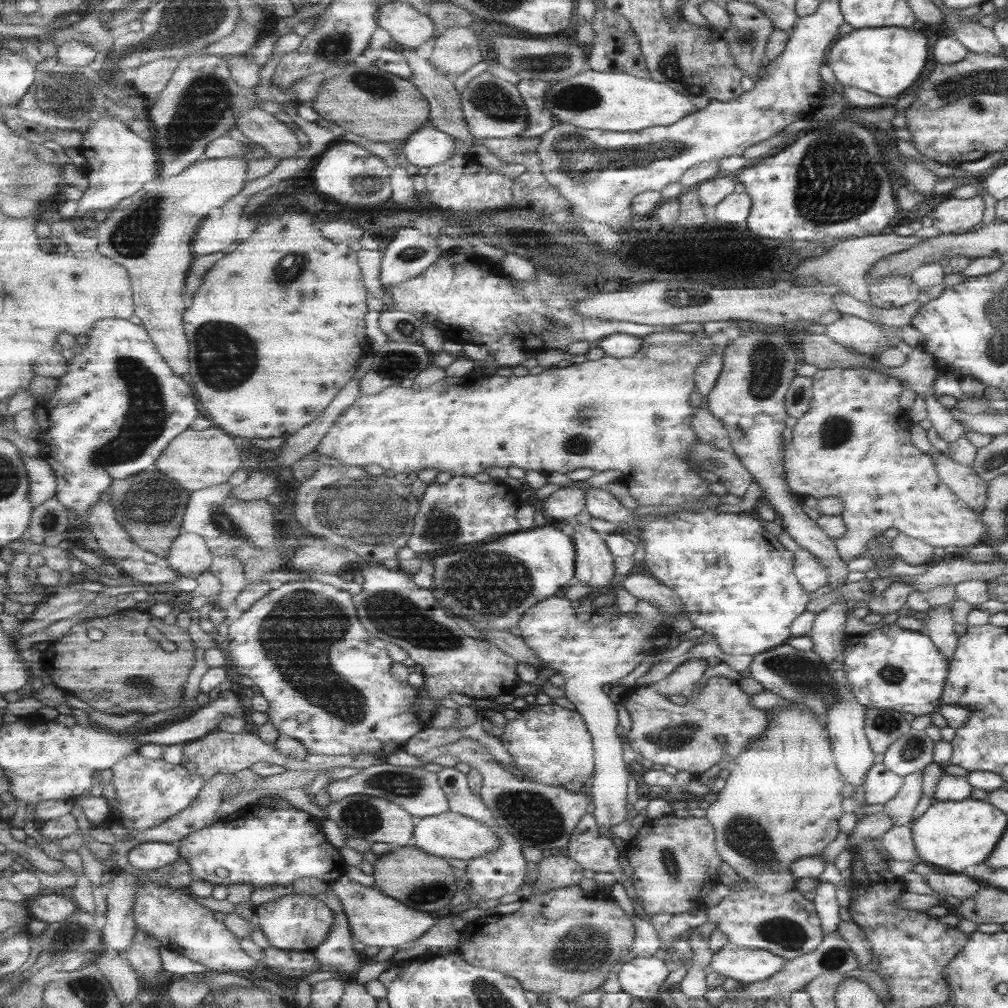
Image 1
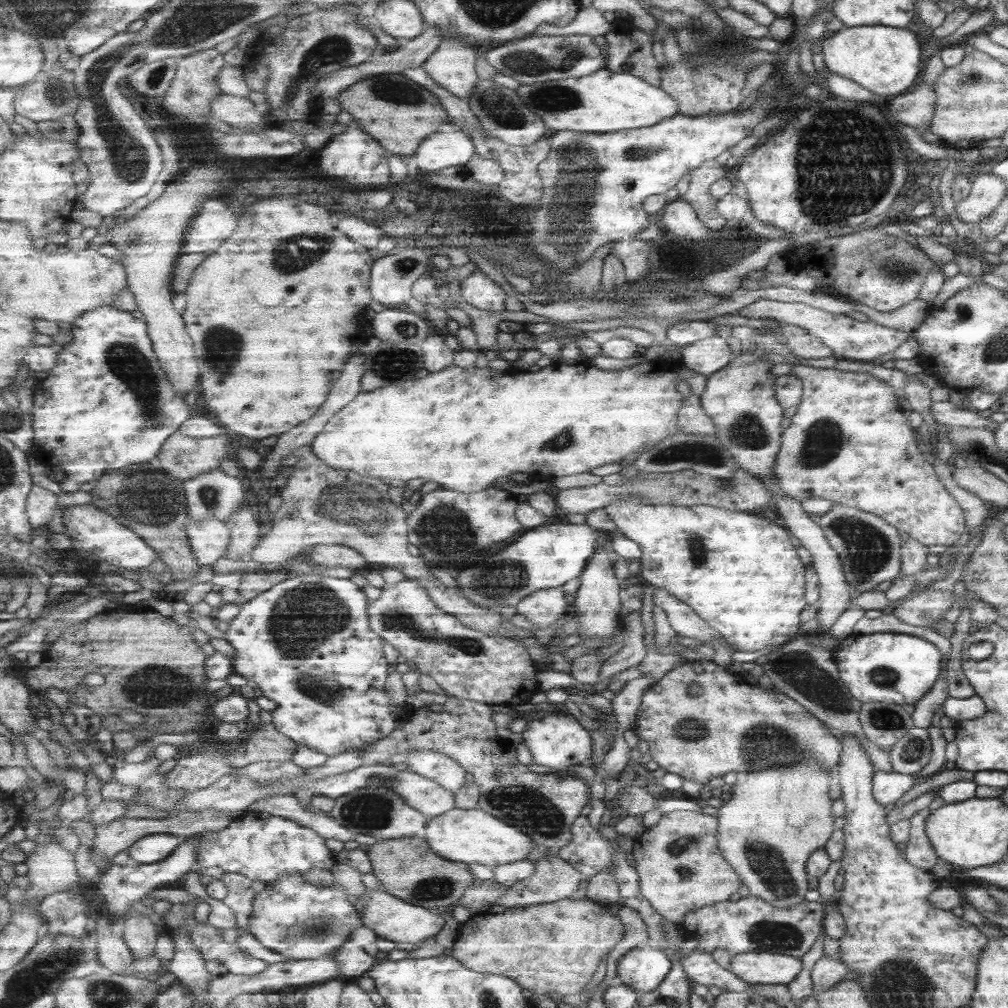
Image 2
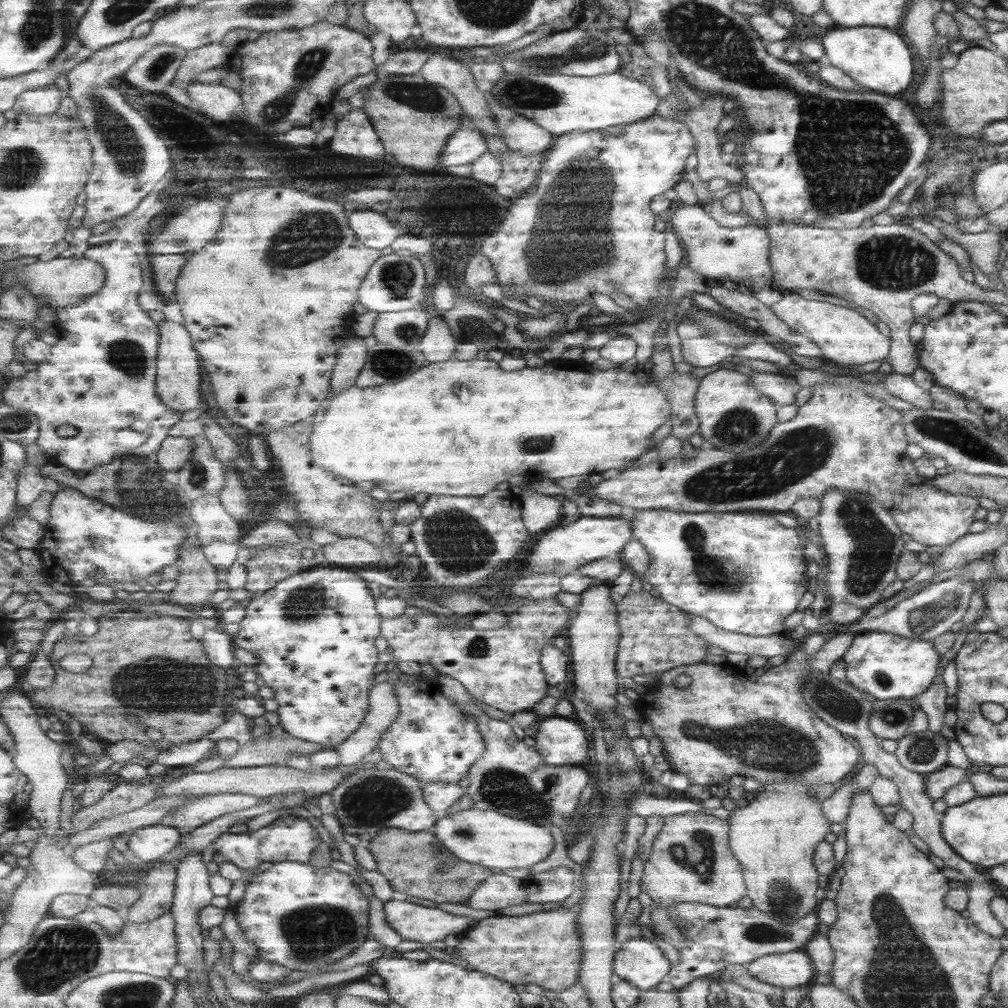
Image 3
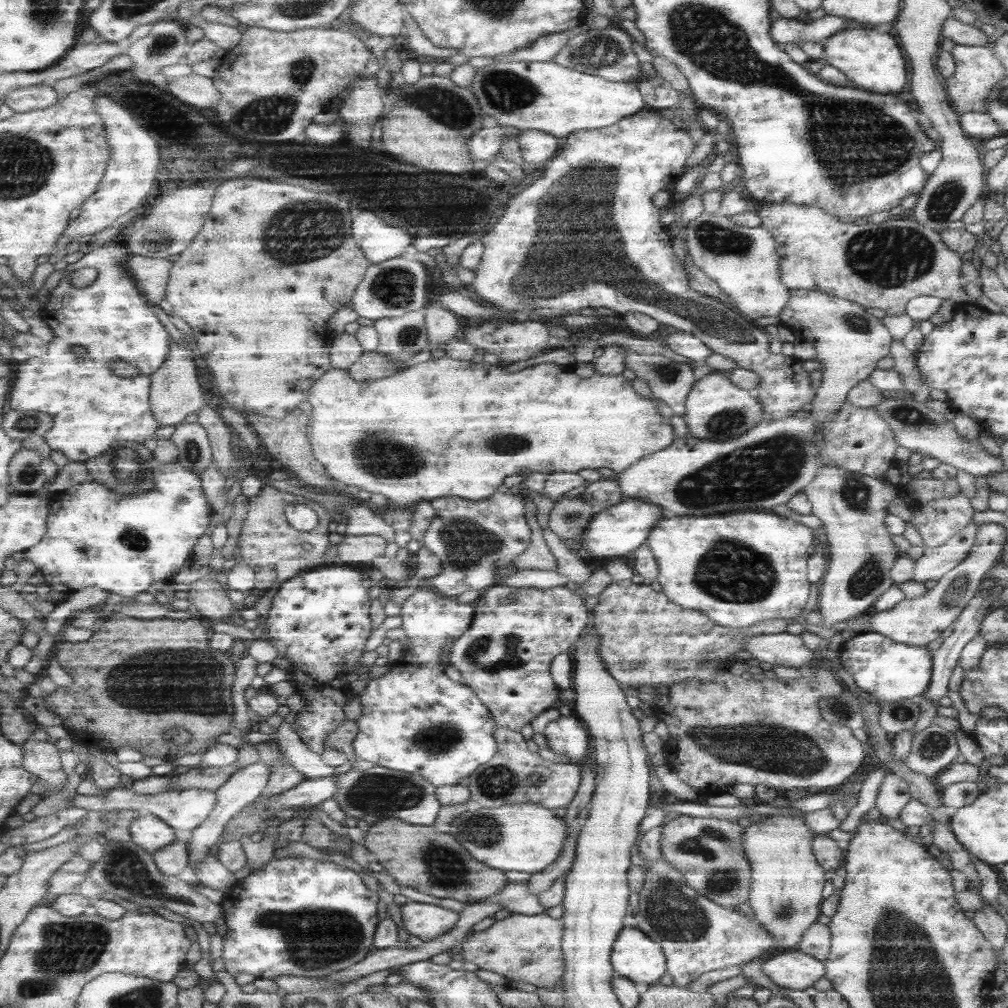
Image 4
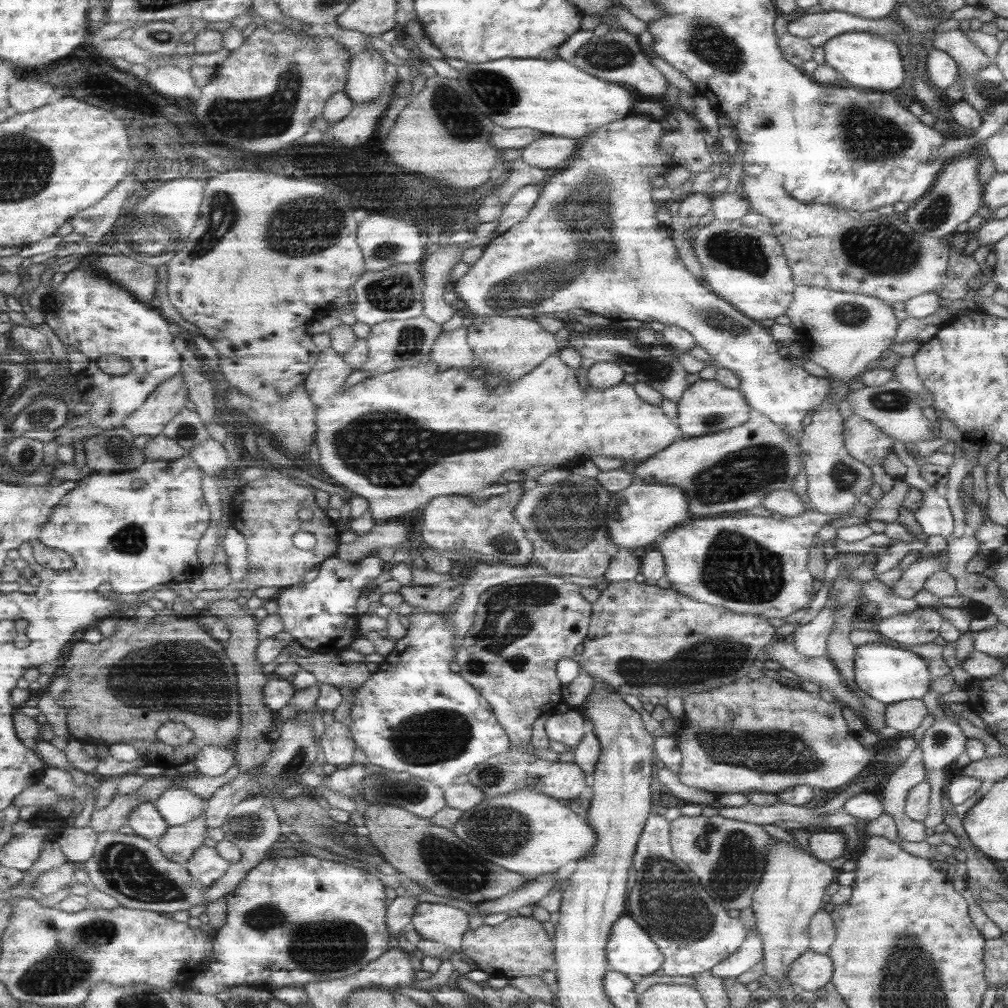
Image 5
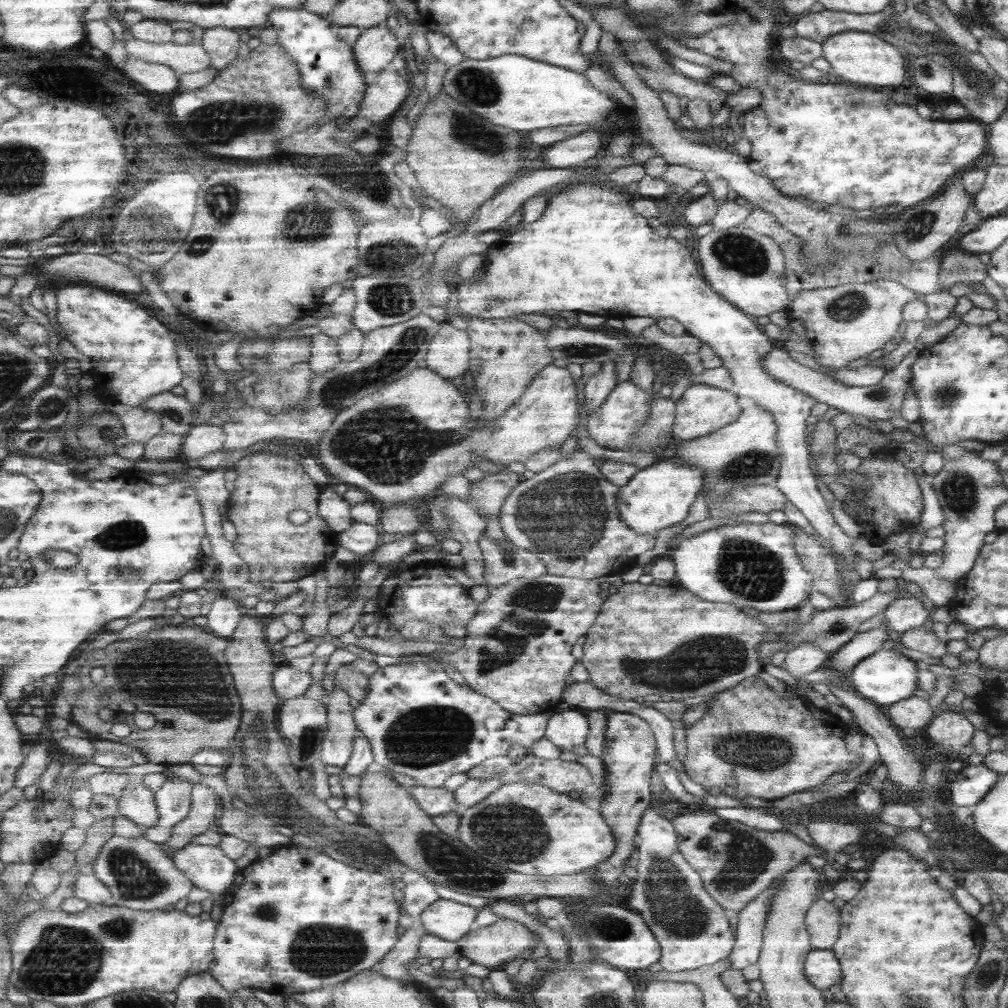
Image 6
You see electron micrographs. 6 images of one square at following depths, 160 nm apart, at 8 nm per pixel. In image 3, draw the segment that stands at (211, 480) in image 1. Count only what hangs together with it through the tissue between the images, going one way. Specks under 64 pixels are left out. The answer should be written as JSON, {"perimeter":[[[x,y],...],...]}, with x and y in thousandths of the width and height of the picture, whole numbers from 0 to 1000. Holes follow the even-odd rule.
{"perimeter":[[[167,433],[155,448],[164,467],[178,468],[189,456],[192,440],[188,435]]]}

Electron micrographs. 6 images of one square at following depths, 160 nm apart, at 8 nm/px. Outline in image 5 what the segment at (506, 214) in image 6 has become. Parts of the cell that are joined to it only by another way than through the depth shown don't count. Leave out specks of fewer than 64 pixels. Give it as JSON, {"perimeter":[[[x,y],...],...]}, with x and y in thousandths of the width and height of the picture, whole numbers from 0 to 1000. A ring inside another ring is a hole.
{"perimeter":[[[513,157],[515,161],[509,159],[507,167],[507,173],[504,179],[497,185],[497,188],[494,188],[495,198],[498,200],[498,204],[501,205],[511,192],[518,187],[525,186],[526,184],[535,184],[537,181],[543,181],[545,179],[545,171],[541,169],[533,169],[525,163],[521,163],[518,157]]]}

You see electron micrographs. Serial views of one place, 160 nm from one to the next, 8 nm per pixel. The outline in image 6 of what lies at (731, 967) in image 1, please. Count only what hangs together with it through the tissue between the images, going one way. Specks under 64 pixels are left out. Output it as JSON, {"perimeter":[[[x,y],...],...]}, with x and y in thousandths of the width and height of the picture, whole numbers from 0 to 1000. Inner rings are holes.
{"perimeter":[[[806,940],[798,950],[797,964],[799,970],[813,983],[833,974],[832,953],[824,942]]]}

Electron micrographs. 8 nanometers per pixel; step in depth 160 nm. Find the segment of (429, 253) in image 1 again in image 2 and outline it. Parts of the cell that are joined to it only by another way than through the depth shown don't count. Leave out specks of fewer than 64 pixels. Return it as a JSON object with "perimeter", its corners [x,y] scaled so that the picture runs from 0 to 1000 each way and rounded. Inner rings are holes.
{"perimeter":[[[416,246],[378,254],[367,274],[369,296],[382,306],[396,307],[411,296],[410,283],[424,271],[426,254]]]}

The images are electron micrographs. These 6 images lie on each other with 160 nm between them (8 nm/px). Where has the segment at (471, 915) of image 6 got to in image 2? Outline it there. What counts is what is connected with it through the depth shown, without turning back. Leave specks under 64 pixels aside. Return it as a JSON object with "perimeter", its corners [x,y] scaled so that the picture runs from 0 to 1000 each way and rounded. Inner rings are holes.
{"perimeter":[[[364,883],[356,889],[356,893],[361,898],[359,914],[361,919],[367,921],[376,930],[390,935],[408,935],[414,937],[421,935],[426,929],[434,929],[441,917],[441,913],[433,903],[421,899],[414,899],[396,891],[394,888],[386,887],[382,883]]]}

